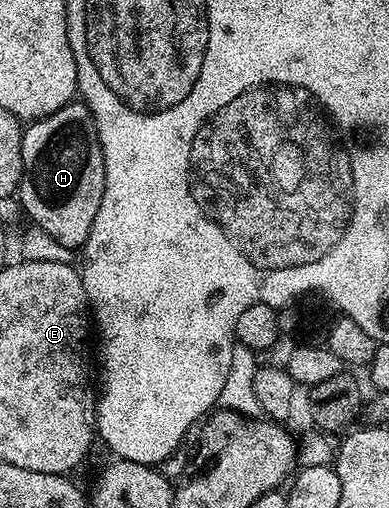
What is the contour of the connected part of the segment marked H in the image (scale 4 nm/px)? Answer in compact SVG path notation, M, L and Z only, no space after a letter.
M75 99L60 111L56 111L47 117L41 117L39 121L27 124L22 134L22 171L22 183L18 187L16 197L22 206L23 214L27 218L30 216L32 219L30 221L46 231L56 243L63 244L64 247L73 251L81 250L88 239L88 231L92 231L92 219L96 219L96 211L100 211L100 199L104 199L104 155L98 142L98 132L94 126L89 107L81 100Z

